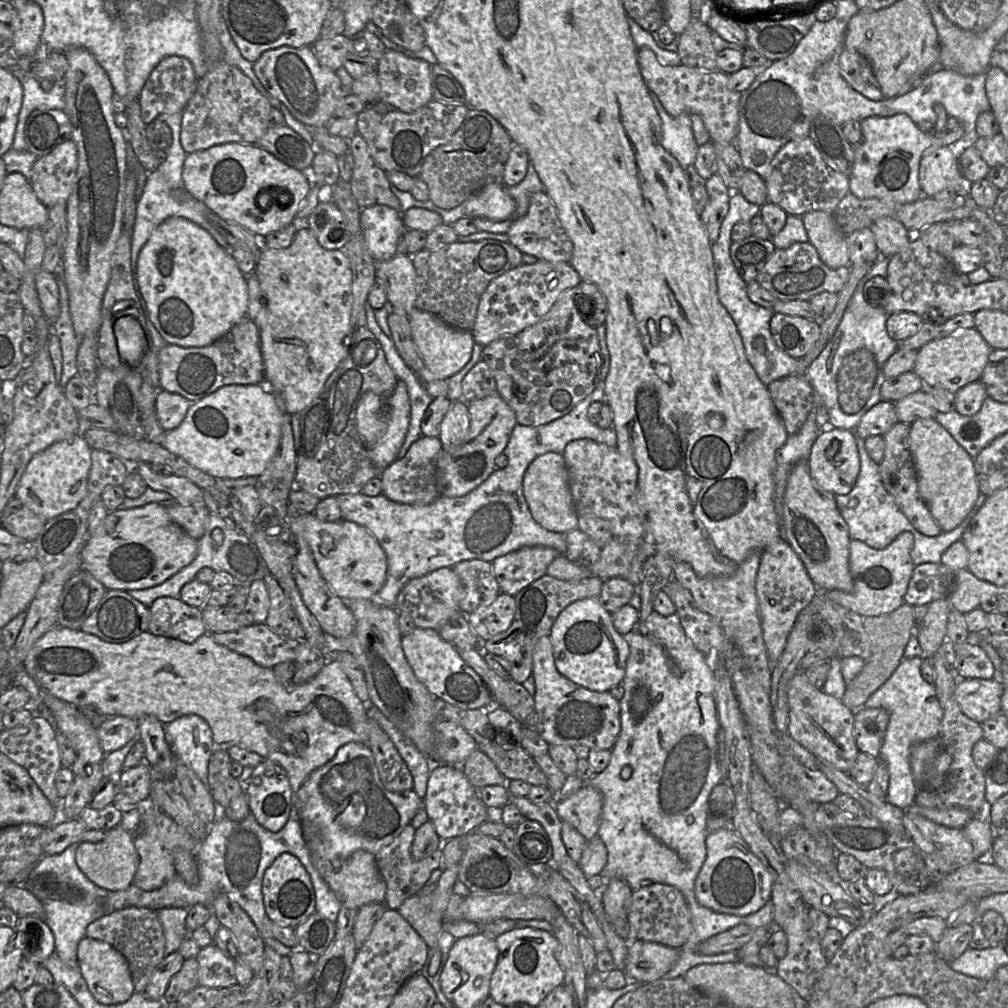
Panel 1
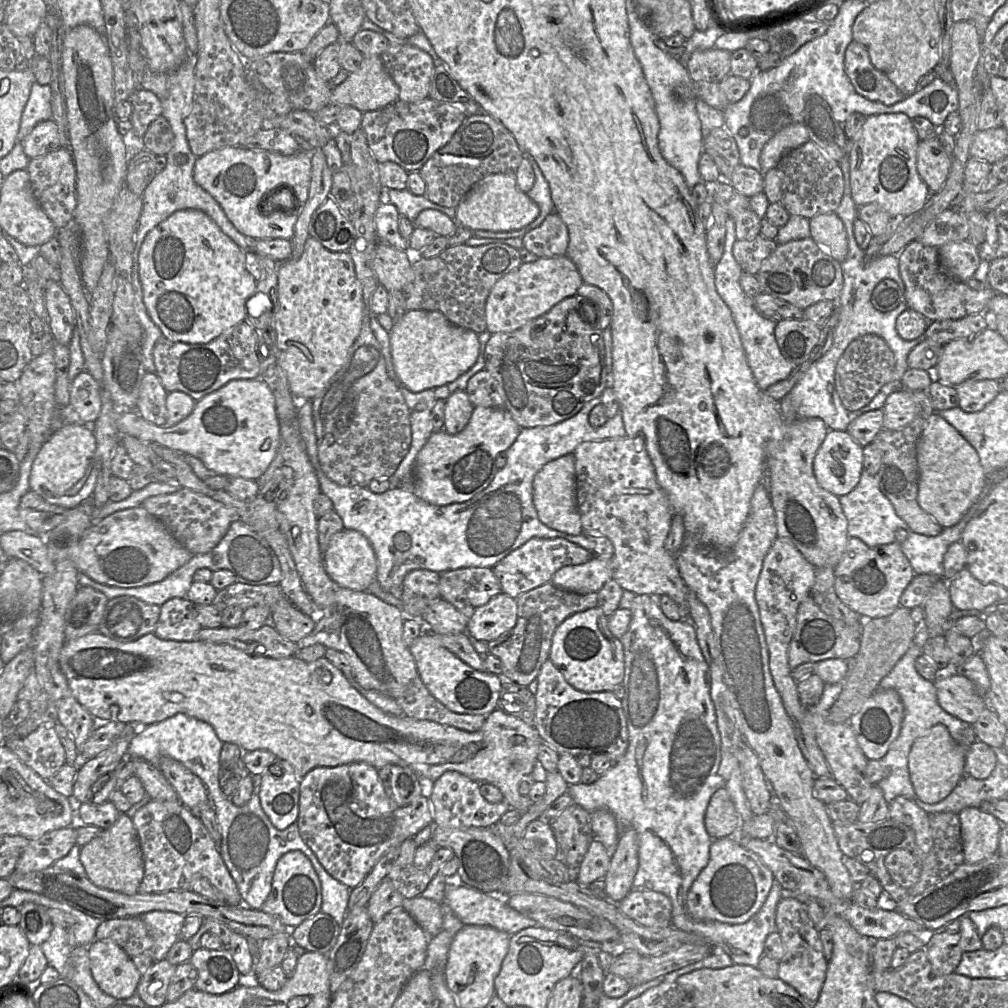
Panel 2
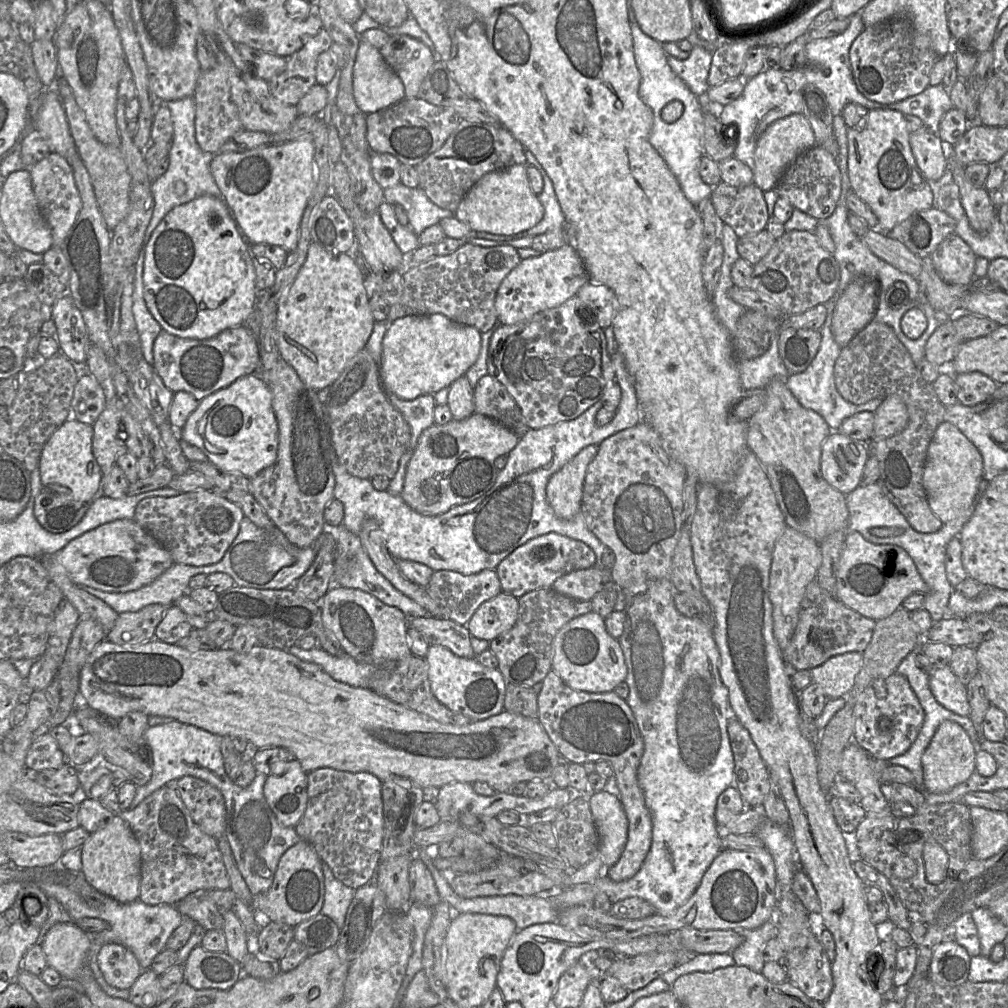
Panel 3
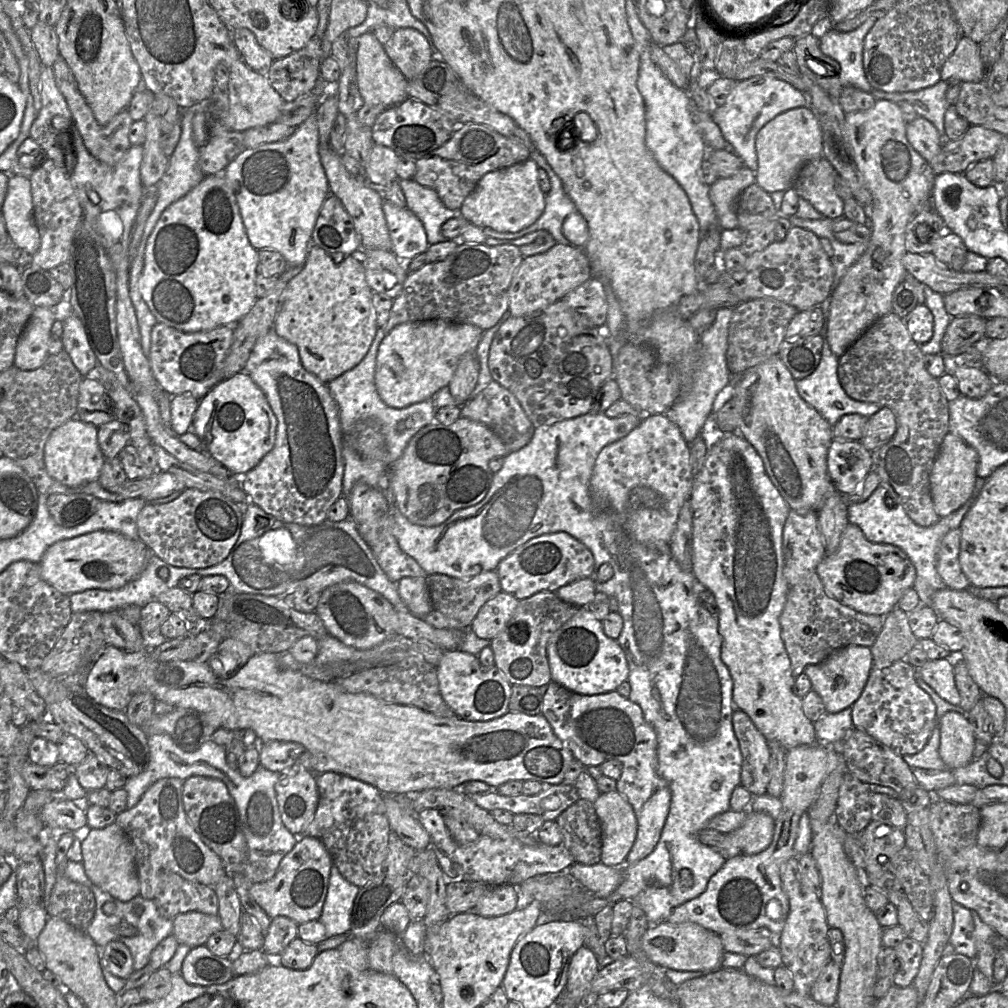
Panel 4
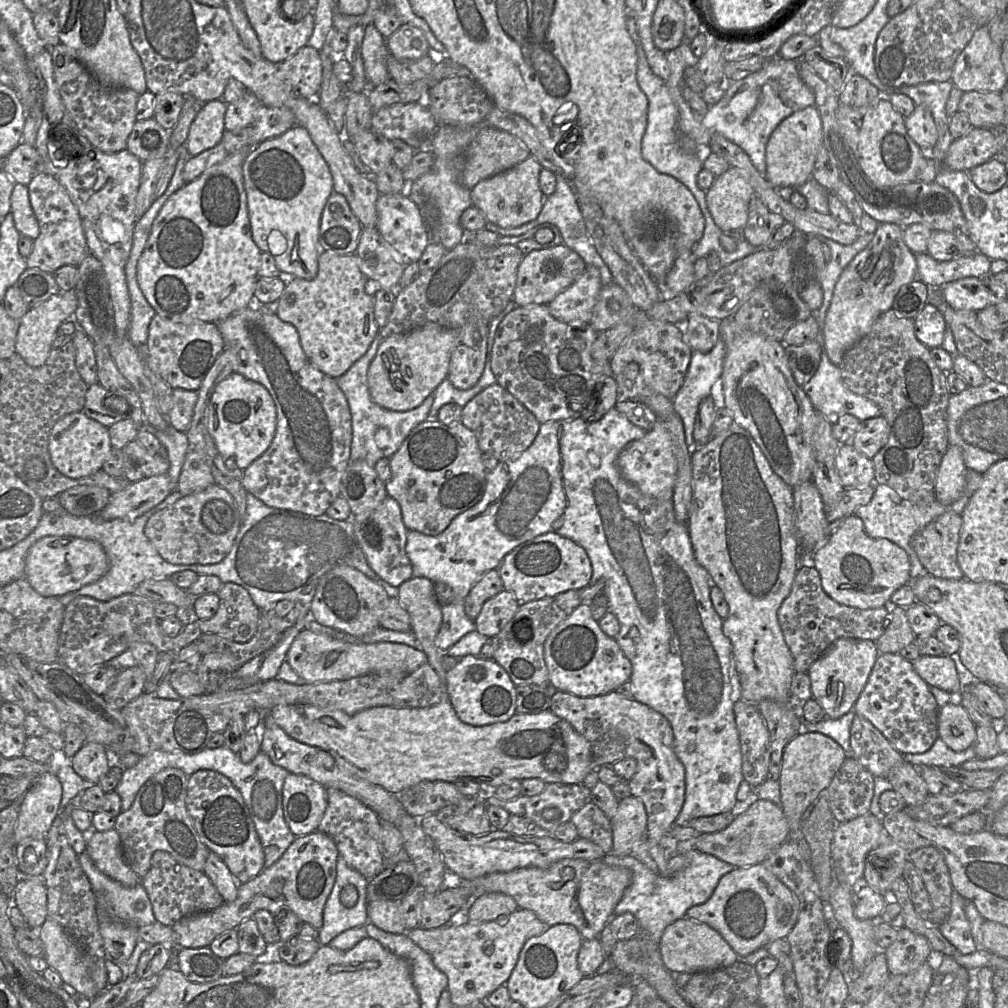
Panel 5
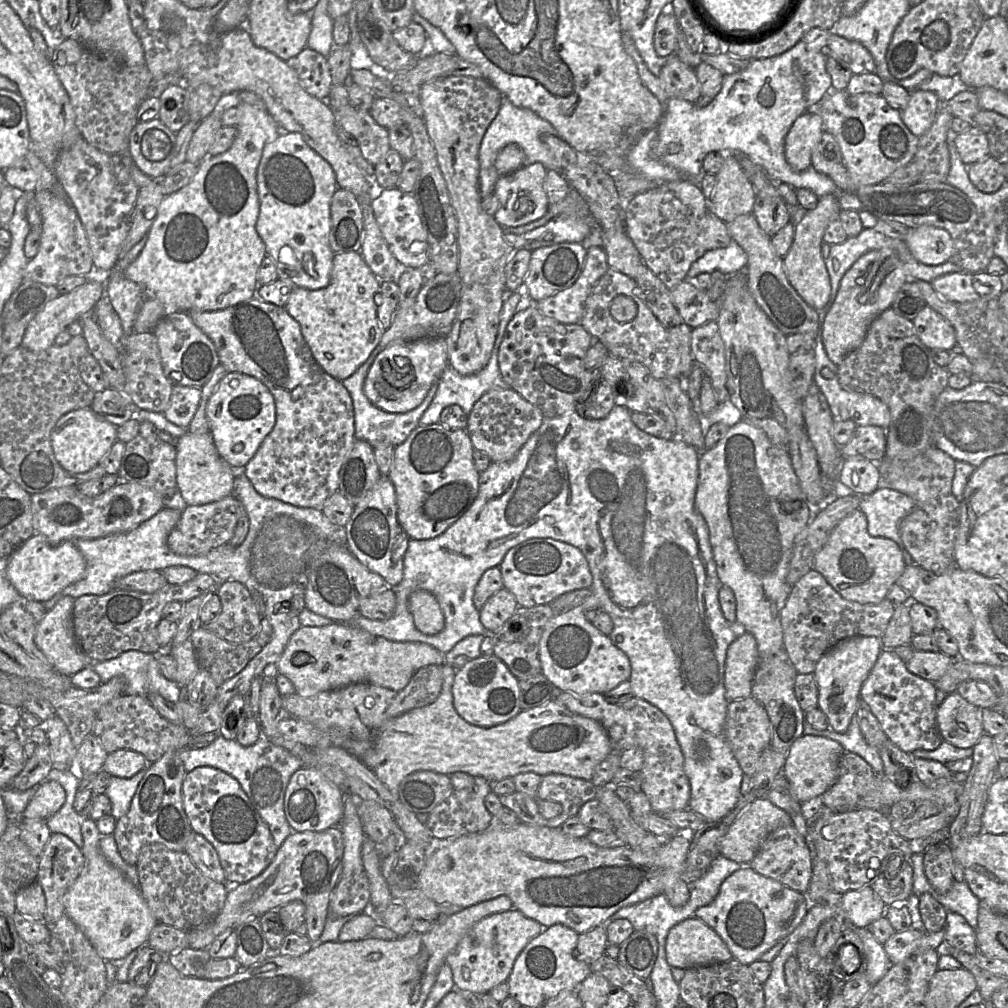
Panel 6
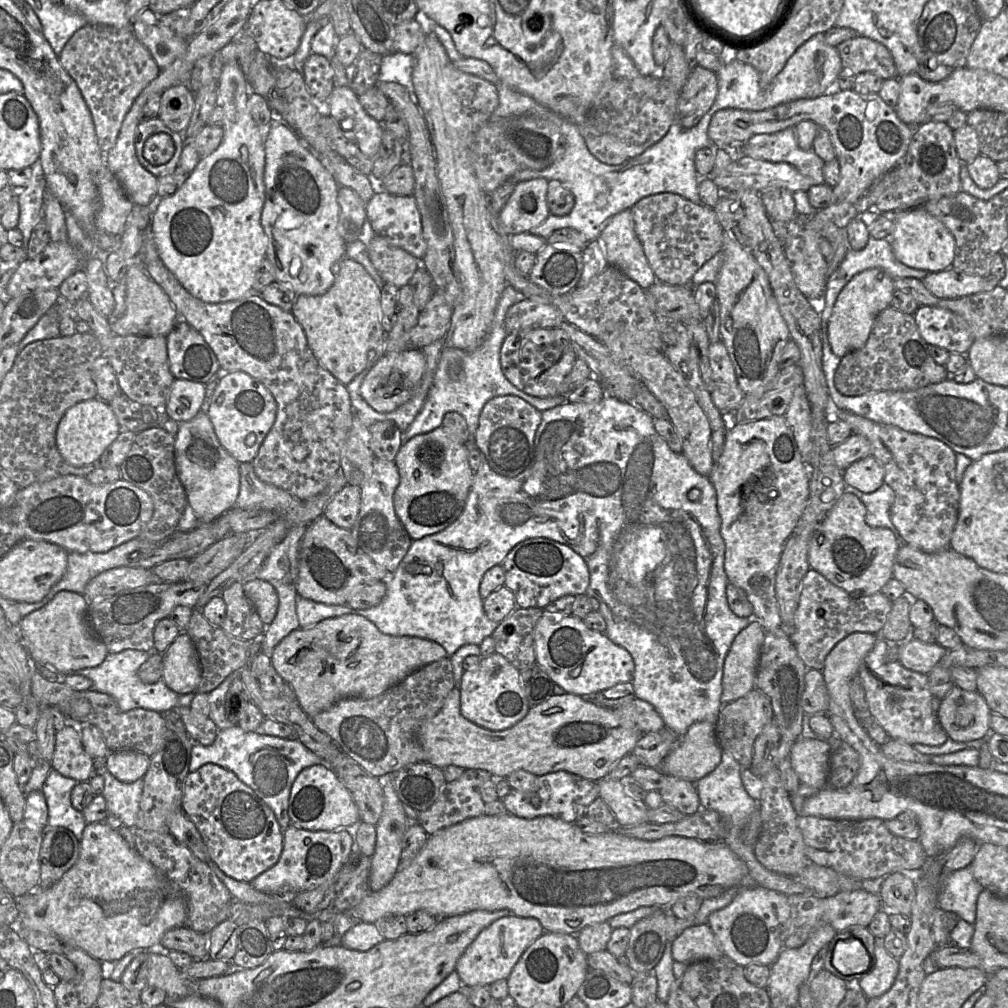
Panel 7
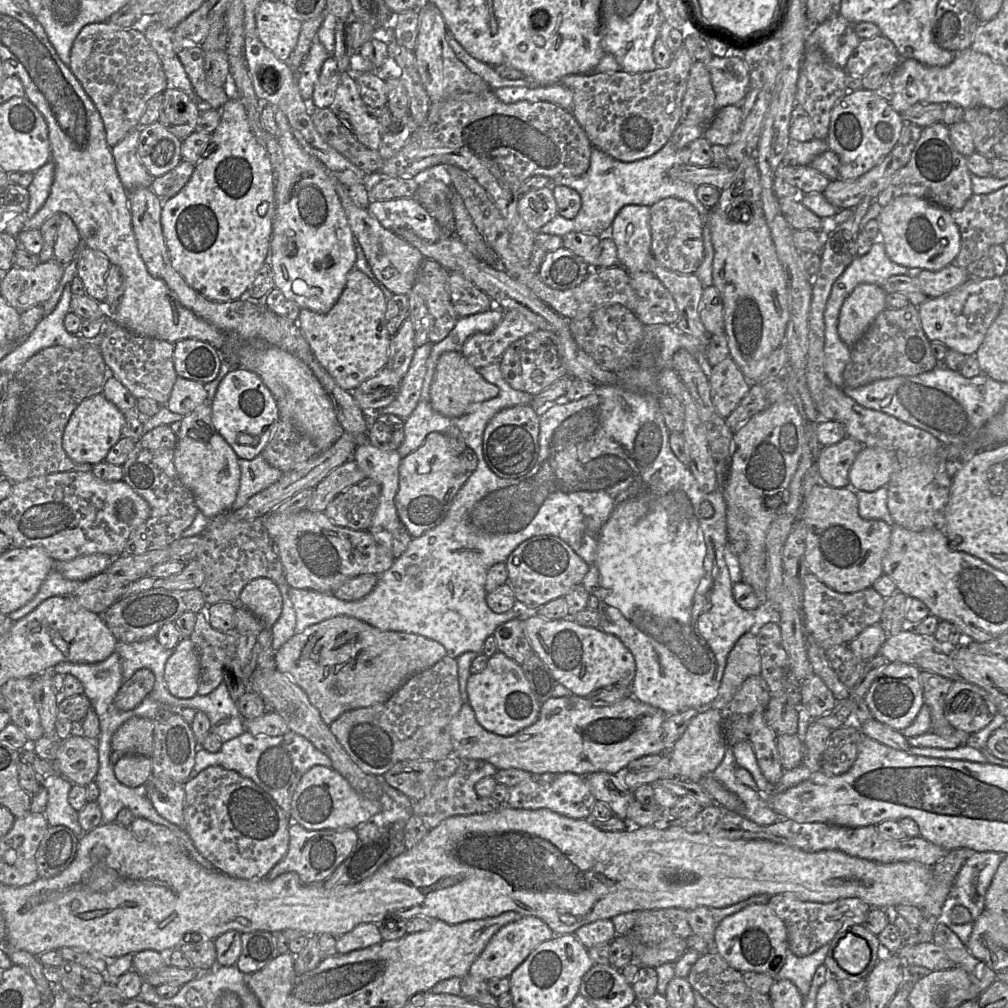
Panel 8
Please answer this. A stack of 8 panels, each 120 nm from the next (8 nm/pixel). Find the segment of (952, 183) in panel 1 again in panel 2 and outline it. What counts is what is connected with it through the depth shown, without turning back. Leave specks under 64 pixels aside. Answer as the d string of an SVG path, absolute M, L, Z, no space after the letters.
M938 137L920 140L917 148L917 170L931 193L938 192L947 180L950 159Z

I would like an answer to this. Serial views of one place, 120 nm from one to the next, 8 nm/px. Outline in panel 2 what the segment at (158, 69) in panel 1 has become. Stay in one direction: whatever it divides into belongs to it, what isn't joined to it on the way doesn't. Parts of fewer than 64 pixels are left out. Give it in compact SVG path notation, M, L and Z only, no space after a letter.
M137 88L129 101L133 106L133 131L136 137L143 138L150 124L162 115L161 101L152 91L142 88Z

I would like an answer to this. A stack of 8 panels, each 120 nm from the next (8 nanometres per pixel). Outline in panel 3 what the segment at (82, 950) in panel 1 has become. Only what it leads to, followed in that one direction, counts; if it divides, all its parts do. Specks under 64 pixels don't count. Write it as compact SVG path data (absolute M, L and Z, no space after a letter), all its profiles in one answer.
M115 943L101 946L97 962L106 982L117 989L129 990L143 971L135 955Z

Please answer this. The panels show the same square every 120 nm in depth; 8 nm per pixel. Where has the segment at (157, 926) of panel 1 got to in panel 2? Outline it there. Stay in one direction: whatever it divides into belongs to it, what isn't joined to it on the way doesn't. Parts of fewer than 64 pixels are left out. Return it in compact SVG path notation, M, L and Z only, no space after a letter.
M139 916L104 920L97 927L95 939L114 941L131 958L141 975L154 963L154 941Z

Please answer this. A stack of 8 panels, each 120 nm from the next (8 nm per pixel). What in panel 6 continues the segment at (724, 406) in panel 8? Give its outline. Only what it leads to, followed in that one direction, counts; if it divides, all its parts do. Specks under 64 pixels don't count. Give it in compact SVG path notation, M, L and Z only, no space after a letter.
M716 321L692 329L691 351L710 379L718 403L729 400L725 347Z

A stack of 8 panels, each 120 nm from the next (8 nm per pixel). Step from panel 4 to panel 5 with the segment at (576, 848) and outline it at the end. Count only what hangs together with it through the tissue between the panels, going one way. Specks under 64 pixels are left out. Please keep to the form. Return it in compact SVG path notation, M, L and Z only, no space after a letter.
M593 802L576 811L570 821L575 825L578 838L598 845L604 854L611 853L613 834L610 819Z

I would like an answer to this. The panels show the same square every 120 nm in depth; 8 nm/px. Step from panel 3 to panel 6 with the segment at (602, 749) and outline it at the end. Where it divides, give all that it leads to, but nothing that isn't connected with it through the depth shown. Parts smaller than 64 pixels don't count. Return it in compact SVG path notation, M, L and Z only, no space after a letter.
M561 692L555 700L572 713L600 723L610 739L613 752L621 753L630 748L643 751L639 790L649 799L652 812L667 814L688 808L690 785L684 771L684 757L672 725L660 709L636 697L622 703L610 703L604 695L597 693L574 695Z

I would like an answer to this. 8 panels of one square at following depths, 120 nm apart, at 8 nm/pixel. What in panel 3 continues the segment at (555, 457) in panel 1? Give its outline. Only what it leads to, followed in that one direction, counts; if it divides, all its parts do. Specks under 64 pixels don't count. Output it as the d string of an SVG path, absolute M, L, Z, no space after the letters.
M586 446L550 477L546 497L557 517L569 520L581 511L586 471L596 454L597 446Z

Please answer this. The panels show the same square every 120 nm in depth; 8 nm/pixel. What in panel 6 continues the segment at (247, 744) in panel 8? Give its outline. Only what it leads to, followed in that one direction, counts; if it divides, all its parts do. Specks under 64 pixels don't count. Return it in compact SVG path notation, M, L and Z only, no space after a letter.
M219 734L205 748L187 747L180 750L180 757L187 773L196 767L209 766L234 777L240 783L263 821L268 825L274 845L277 848L292 833L292 828L284 813L284 797L291 776L295 771L302 768L302 763L288 750L274 745L265 737L260 737L255 744L244 747L237 740L228 740Z

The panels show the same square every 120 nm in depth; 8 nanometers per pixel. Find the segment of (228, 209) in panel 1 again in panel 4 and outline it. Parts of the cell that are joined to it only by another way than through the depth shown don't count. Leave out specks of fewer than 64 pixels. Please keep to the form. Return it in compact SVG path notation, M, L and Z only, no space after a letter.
M316 111L297 126L288 138L245 149L227 165L223 174L236 198L251 245L256 250L276 250L284 256L290 268L301 268L313 245L312 233L317 217L330 194L328 179L319 155Z

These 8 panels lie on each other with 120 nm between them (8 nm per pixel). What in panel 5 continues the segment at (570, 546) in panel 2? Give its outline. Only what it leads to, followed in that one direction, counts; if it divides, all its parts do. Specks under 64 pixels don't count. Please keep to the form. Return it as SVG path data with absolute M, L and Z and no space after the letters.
M553 532L537 536L509 552L498 567L503 589L511 592L519 603L554 598L568 590L582 590L590 585L592 566L586 551L577 543Z

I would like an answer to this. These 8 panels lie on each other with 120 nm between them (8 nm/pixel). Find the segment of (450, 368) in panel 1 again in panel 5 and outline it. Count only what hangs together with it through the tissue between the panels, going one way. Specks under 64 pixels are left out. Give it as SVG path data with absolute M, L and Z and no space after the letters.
M427 323L382 340L368 368L368 389L372 400L382 408L400 412L421 405L448 377L451 353L457 344L457 338L458 329Z

